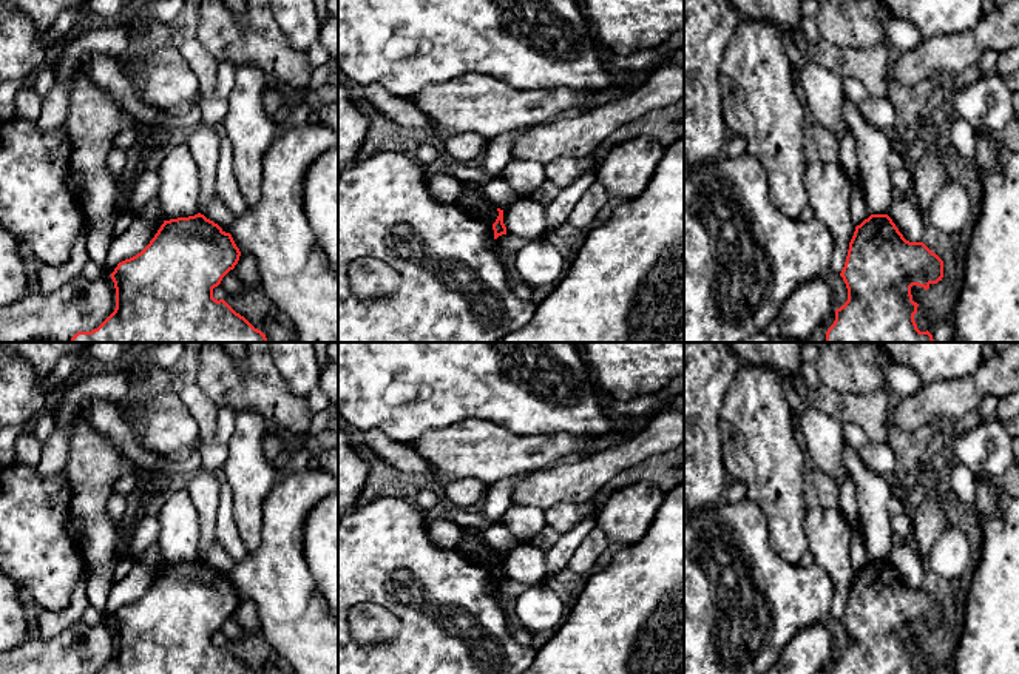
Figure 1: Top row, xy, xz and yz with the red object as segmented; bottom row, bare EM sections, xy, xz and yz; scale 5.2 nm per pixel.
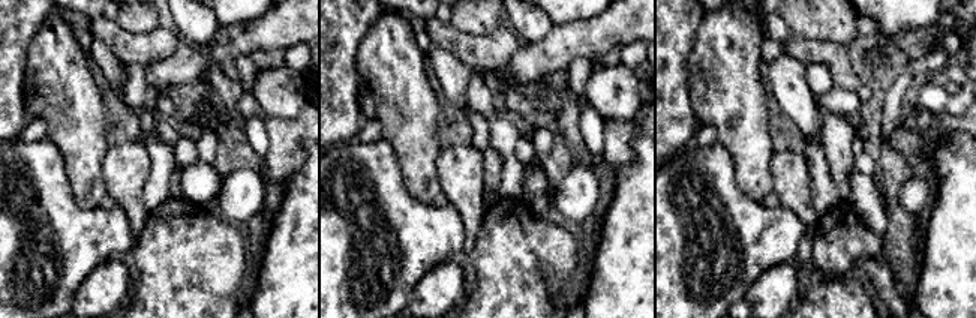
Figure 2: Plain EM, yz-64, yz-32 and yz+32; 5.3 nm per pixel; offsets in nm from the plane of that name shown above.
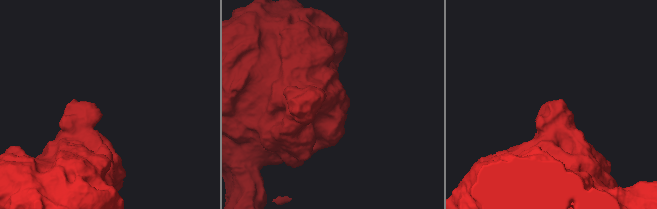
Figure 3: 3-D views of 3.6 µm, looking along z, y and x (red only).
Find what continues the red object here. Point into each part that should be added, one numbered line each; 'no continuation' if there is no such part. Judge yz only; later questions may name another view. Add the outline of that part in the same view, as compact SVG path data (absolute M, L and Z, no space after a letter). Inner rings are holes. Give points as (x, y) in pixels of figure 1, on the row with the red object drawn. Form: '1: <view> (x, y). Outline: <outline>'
no continuation

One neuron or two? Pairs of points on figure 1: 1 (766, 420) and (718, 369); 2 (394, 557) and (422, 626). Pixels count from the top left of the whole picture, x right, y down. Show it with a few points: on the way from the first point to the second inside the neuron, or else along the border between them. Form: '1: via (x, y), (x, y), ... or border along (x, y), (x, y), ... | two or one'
1: border along (744, 364), (734, 380), (718, 417) | two
2: via (413, 569), (417, 582), (417, 608) | one

